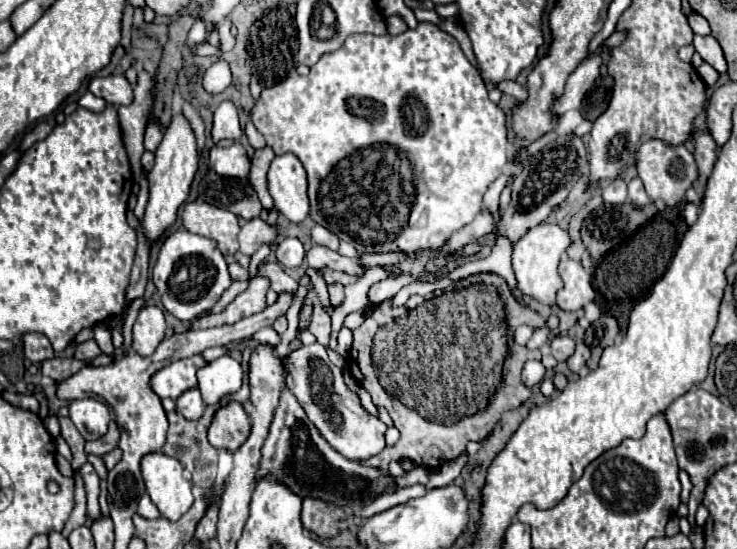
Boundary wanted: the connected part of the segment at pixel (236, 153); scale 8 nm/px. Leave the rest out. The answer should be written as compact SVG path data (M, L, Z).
M235 141L231 147L211 149L211 167L217 171L217 175L247 177L251 169L251 161L247 157L245 147L239 141Z

